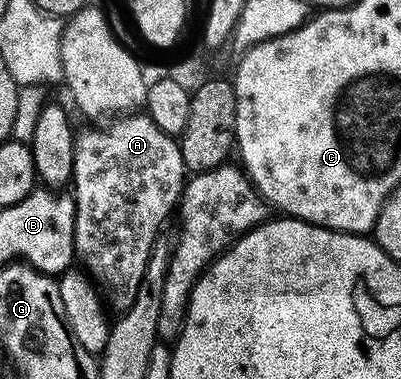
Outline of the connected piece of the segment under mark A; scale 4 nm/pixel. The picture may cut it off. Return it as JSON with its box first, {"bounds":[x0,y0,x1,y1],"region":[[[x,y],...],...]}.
{"bounds":[72,114,188,314],"region":[[[126,114],[110,123],[114,122],[115,124],[110,124],[107,128],[90,126],[94,128],[86,128],[83,132],[81,129],[77,133],[74,142],[74,178],[72,181],[72,195],[74,197],[74,255],[77,263],[85,269],[90,279],[100,289],[105,303],[111,309],[114,307],[115,313],[121,314],[128,310],[128,306],[132,306],[132,302],[136,302],[136,290],[140,290],[140,282],[144,278],[144,270],[148,266],[150,251],[156,242],[156,238],[165,229],[162,227],[165,226],[166,219],[170,216],[170,211],[173,208],[175,211],[179,207],[182,199],[182,189],[188,179],[188,173],[184,166],[184,158],[182,157],[179,141],[175,137],[164,134],[160,130],[160,126],[156,126],[156,122],[150,116],[145,114]]]}

